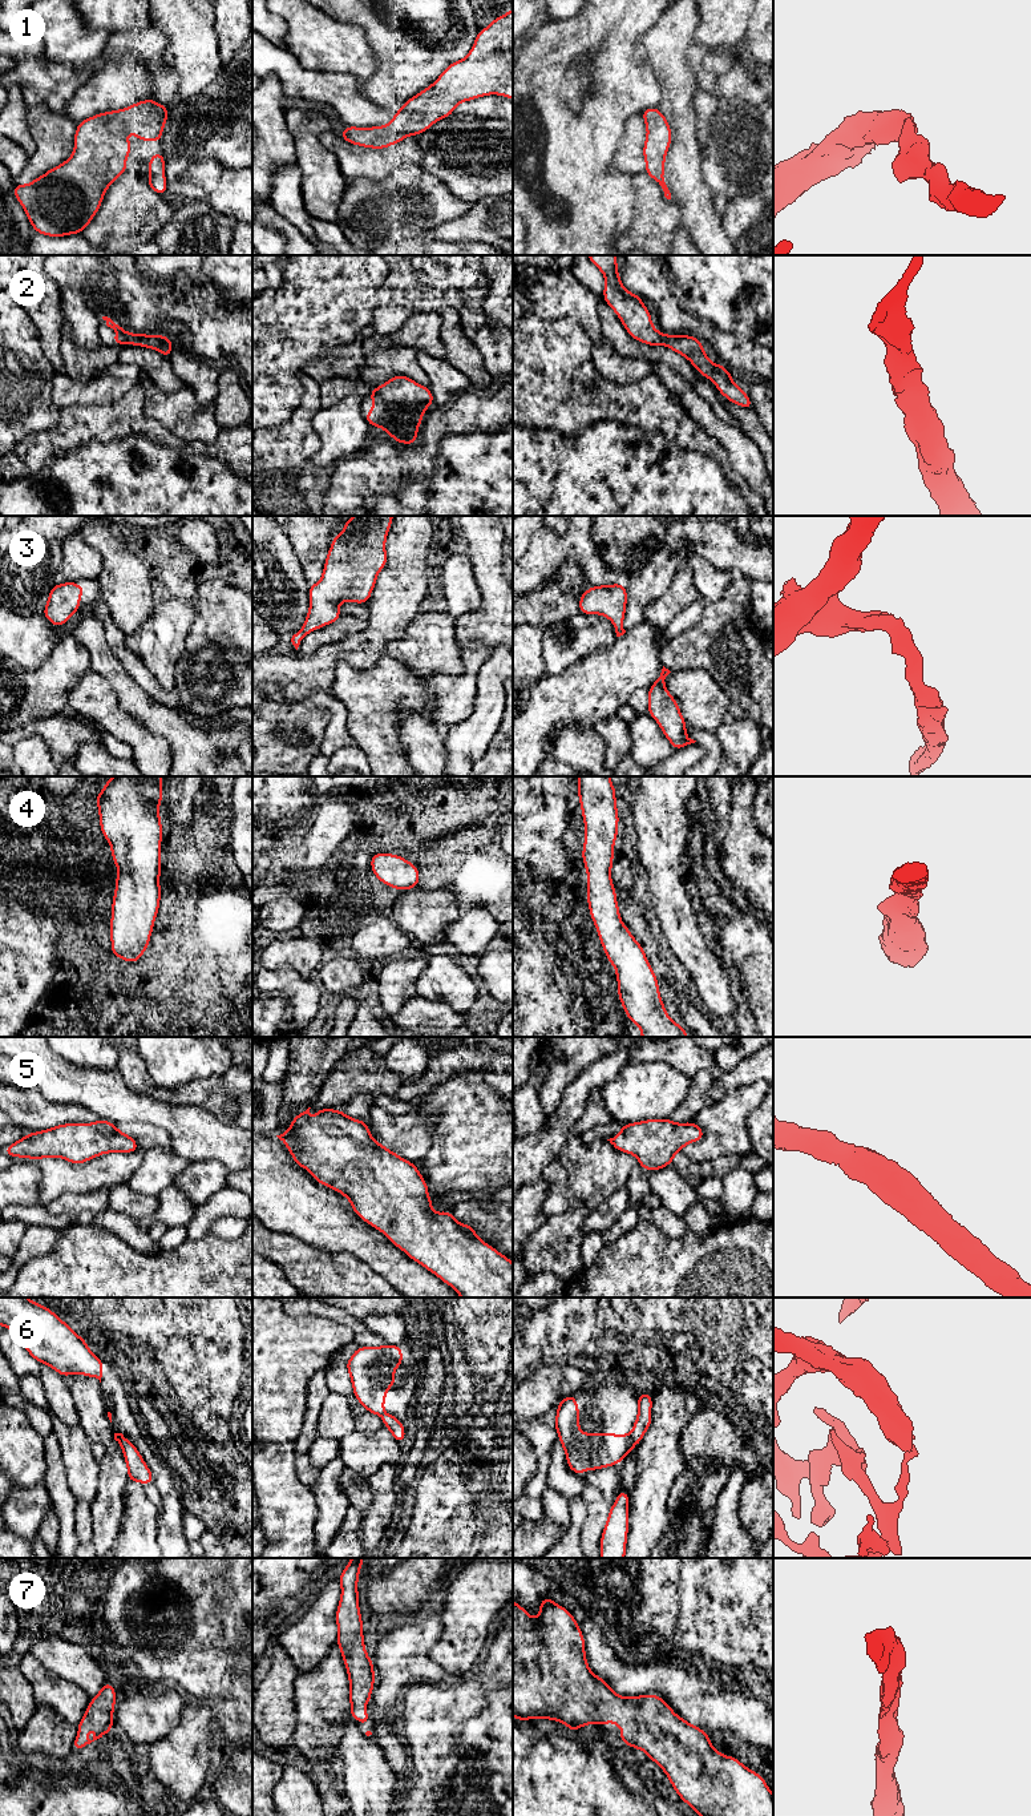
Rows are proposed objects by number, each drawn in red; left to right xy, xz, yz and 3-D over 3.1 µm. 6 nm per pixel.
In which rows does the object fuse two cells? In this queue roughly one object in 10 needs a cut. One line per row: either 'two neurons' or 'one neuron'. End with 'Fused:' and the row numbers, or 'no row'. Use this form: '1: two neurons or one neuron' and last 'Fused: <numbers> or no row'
1: one neuron
2: one neuron
3: one neuron
4: one neuron
5: one neuron
6: two neurons
7: one neuron
Fused: 6

